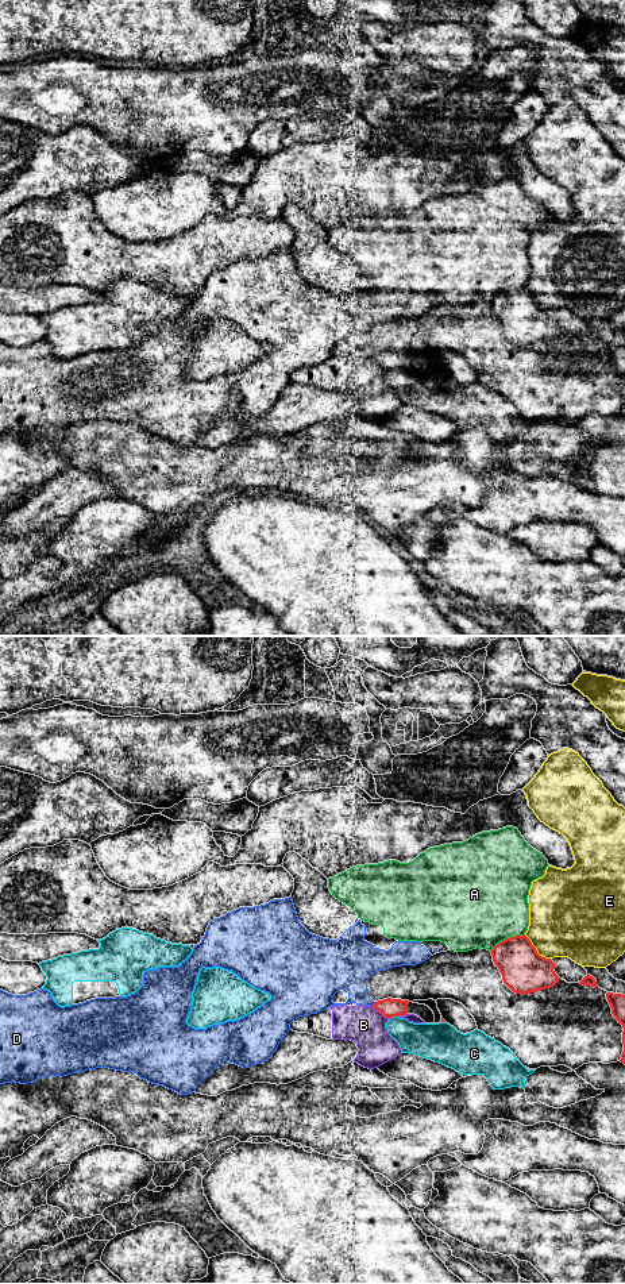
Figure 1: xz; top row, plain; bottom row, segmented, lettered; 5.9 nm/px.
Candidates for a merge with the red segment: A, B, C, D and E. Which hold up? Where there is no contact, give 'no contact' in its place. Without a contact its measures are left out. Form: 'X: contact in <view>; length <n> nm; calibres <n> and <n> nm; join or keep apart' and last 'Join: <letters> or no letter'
A: contact in xz; length 240 nm; calibres 260 and 500 nm; keep apart
B: contact in xz; length 130 nm; calibres 120 and 240 nm; keep apart
C: contact in xz; length 50 nm; calibres 120 and 200 nm; keep apart
D: contact in xz; length 40 nm; calibres 120 and 240 nm; keep apart
E: contact in xz; length 220 nm; calibres 260 and 440 nm; keep apart
Join: no letter

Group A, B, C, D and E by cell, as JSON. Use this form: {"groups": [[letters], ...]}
{"groups": [["A", "D"], ["B"], ["C"], ["E"]]}

